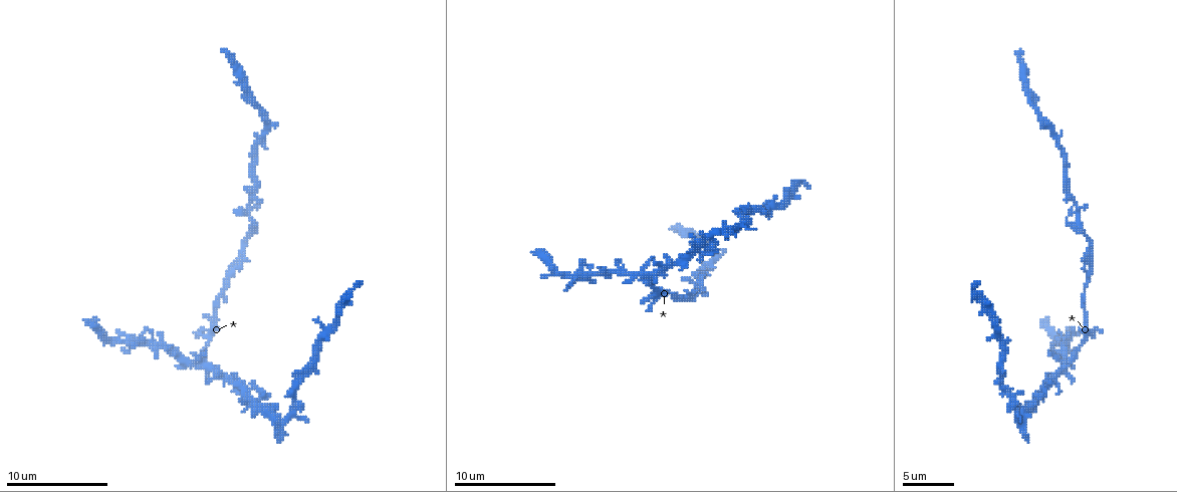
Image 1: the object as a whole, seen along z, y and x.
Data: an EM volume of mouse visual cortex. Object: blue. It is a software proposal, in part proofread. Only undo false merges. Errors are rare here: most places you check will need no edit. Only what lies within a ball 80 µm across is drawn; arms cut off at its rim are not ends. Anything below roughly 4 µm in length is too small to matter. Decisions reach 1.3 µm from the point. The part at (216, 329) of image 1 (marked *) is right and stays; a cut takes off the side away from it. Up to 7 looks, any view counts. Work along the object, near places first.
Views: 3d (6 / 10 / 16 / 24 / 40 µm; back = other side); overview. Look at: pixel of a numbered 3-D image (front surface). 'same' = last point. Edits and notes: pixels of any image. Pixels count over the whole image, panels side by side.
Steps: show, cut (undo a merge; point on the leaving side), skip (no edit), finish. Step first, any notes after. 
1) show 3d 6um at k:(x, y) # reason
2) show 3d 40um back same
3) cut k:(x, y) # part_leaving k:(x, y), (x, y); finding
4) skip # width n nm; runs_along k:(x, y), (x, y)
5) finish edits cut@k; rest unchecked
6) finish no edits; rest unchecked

show 3d 16um at 1:(1076, 203) # three arms meet

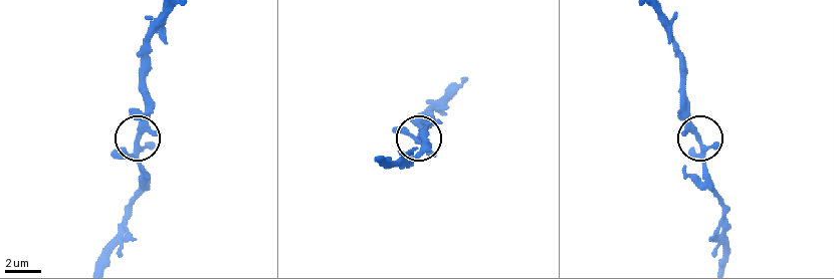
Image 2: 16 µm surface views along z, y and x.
skip # runs_along 2:(724, 258), (724, 209), (706, 178), (698, 132), (680, 106); all the same neuron

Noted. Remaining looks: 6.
show 3d 6um at 1:(243, 248) # calibre changes

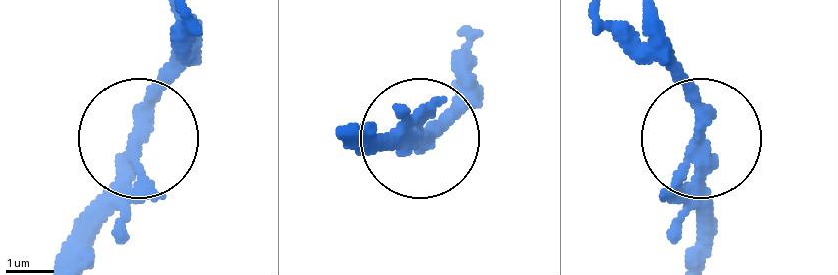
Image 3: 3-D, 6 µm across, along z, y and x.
skip # width 340 nm; runs_along 3:(341, 139), (429, 139), (481, 102); one neuron here

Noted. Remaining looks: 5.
show 3d 16um at 1:(1054, 379) # thick turns thin

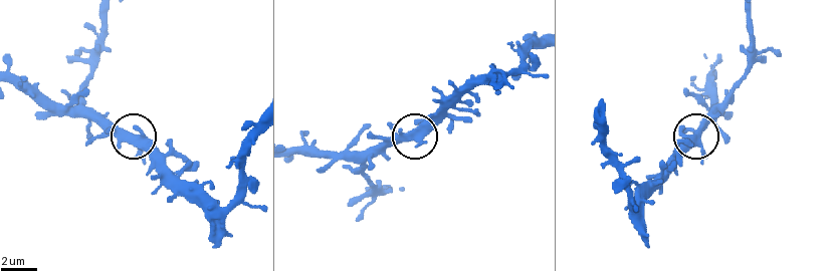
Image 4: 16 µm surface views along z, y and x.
skip # arms 4; all the same neuron

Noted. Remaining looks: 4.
show 3d 6um at 1:(1086, 288) # three arms meet

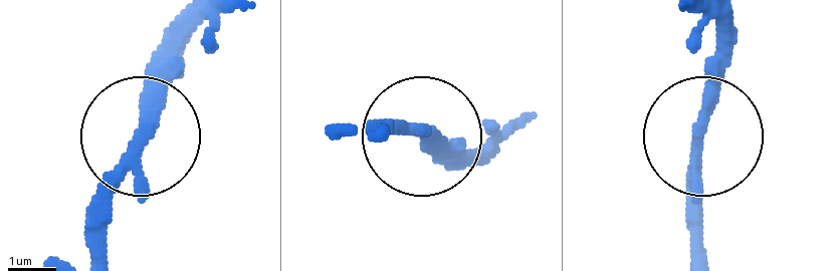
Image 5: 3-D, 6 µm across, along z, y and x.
skip # runs_along 5:(101, 260), (101, 188), (134, 140), (173, 20); continuous, no second neuron

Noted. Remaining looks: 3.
finish no edits; rest unchecked

